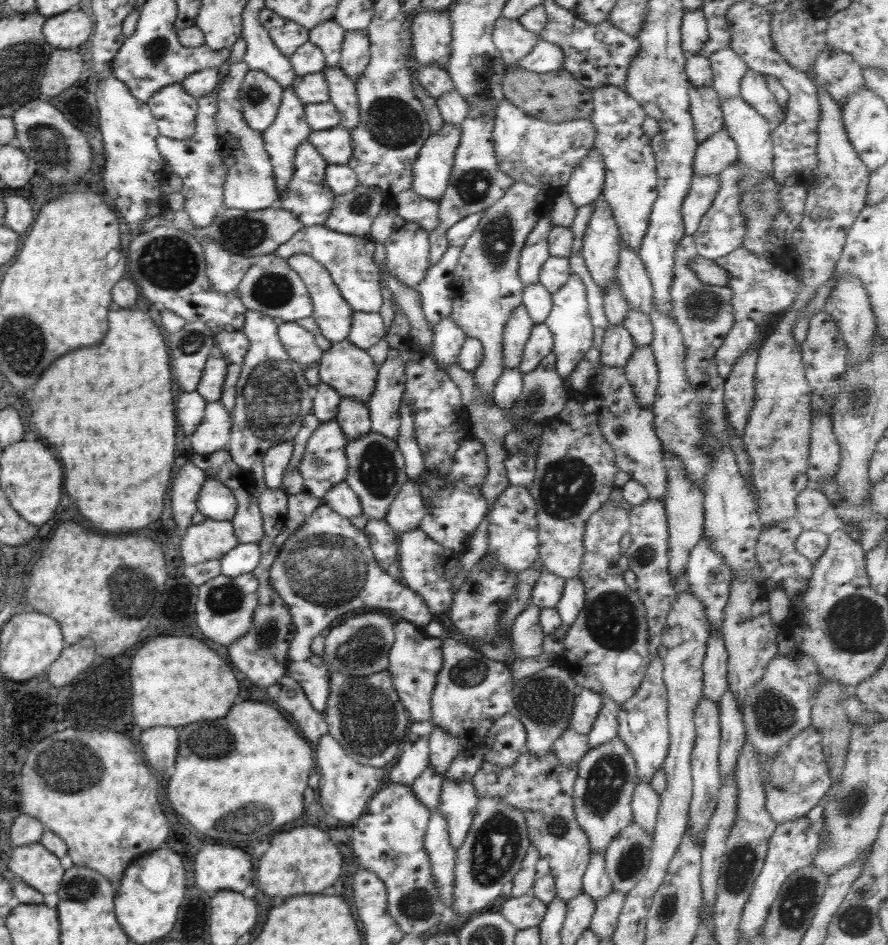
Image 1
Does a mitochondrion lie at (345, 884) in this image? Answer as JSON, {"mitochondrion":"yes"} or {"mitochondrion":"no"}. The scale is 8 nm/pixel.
{"mitochondrion":"no"}

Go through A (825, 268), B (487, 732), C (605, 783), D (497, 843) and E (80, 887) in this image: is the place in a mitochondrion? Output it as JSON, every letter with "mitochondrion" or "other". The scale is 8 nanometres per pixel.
{"A":"other","B":"other","C":"mitochondrion","D":"mitochondrion","E":"mitochondrion"}

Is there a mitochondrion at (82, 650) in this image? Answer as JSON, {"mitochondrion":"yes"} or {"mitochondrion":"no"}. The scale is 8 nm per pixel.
{"mitochondrion":"no"}

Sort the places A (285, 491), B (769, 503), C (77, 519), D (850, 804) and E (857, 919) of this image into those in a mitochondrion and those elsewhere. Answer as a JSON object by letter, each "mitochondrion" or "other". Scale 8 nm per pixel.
{"A":"other","B":"other","C":"other","D":"mitochondrion","E":"mitochondrion"}

